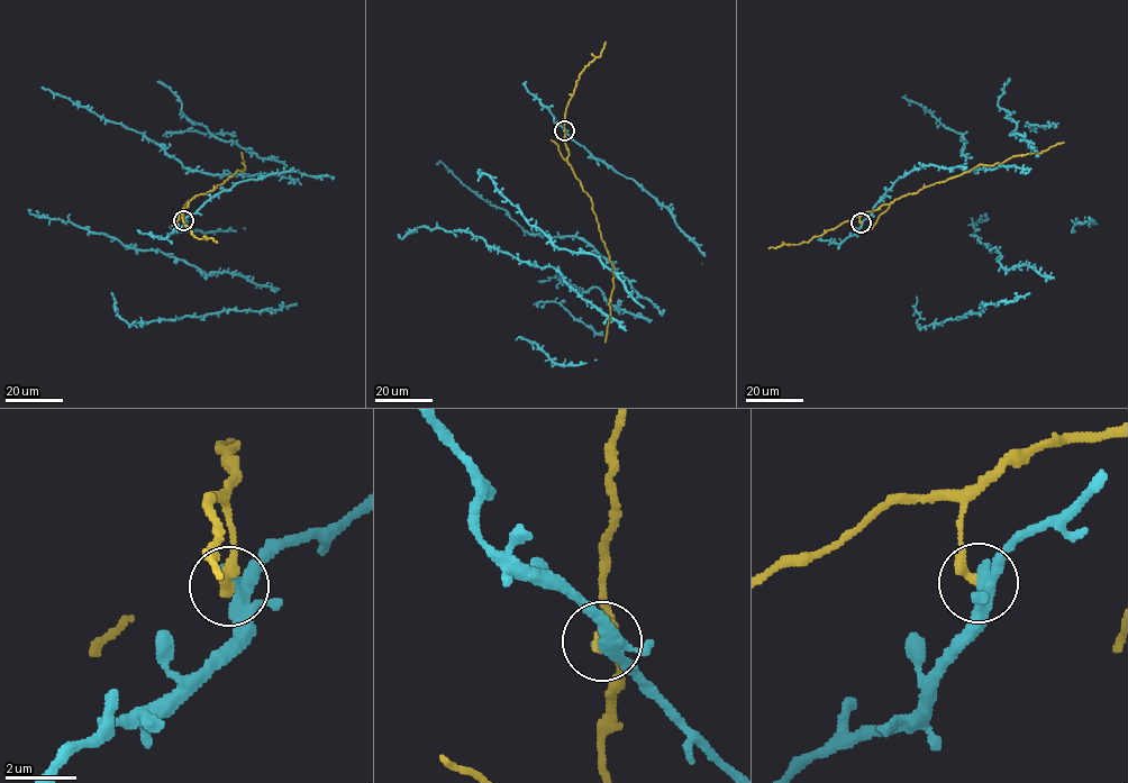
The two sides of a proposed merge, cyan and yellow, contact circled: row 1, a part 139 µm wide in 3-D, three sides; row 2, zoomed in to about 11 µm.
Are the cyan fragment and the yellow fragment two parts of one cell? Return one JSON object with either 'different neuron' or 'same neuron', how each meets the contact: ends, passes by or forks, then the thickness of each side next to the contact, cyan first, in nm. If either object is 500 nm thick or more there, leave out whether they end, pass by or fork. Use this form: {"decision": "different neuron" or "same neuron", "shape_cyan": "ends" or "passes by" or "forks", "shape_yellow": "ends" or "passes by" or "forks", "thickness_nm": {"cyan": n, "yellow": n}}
{"decision": "different neuron", "shape_cyan": "forks", "shape_yellow": "ends", "thickness_nm": {"cyan": 320, "yellow": 400}}

